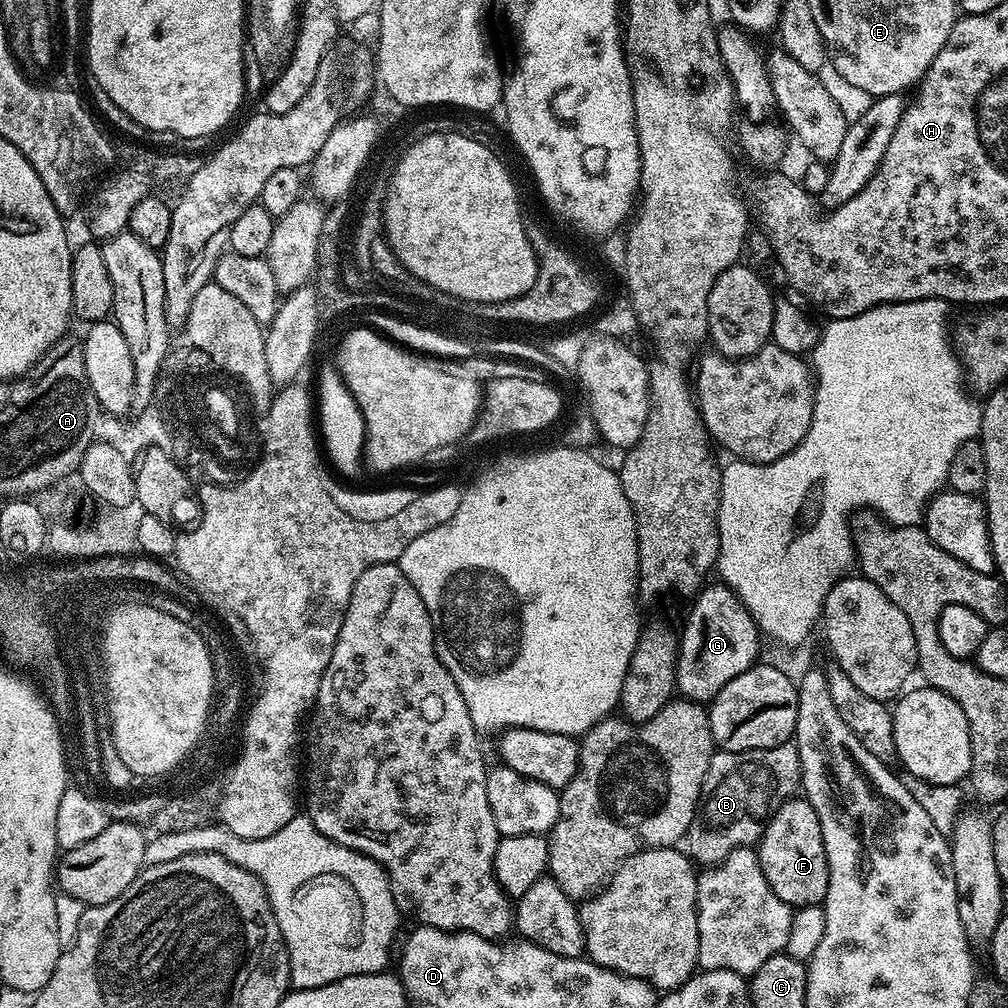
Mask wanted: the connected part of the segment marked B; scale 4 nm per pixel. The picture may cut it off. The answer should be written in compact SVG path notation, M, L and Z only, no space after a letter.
M795 743L753 752L713 751L696 813L682 841L687 855L697 865L715 866L739 848L759 845L772 815L793 799L799 788L800 759Z

